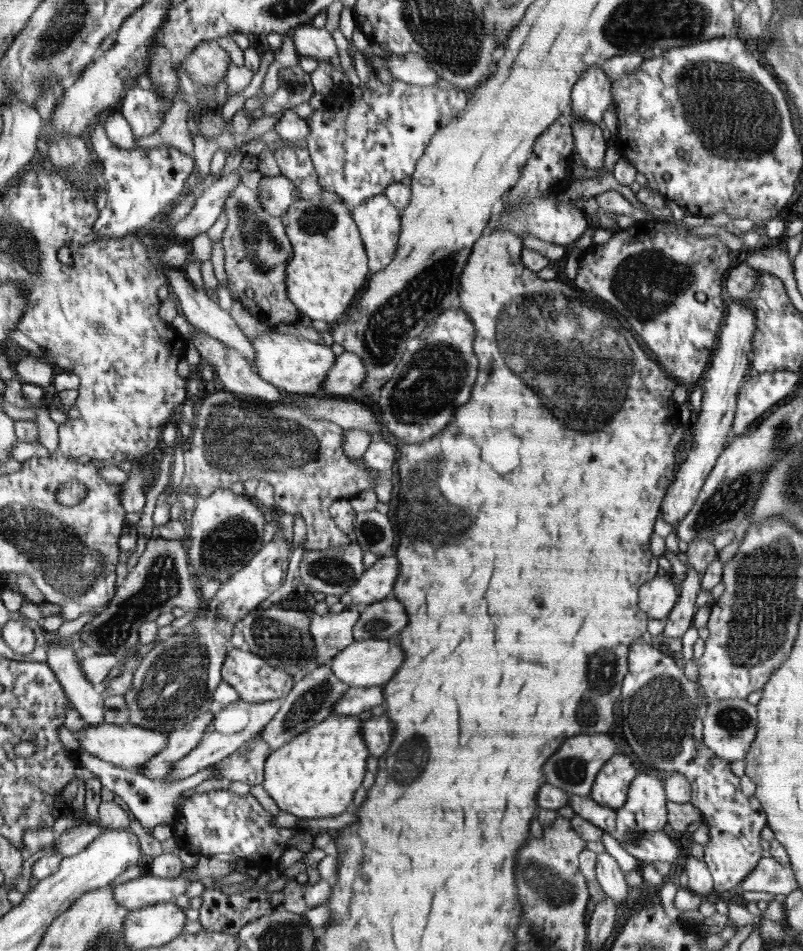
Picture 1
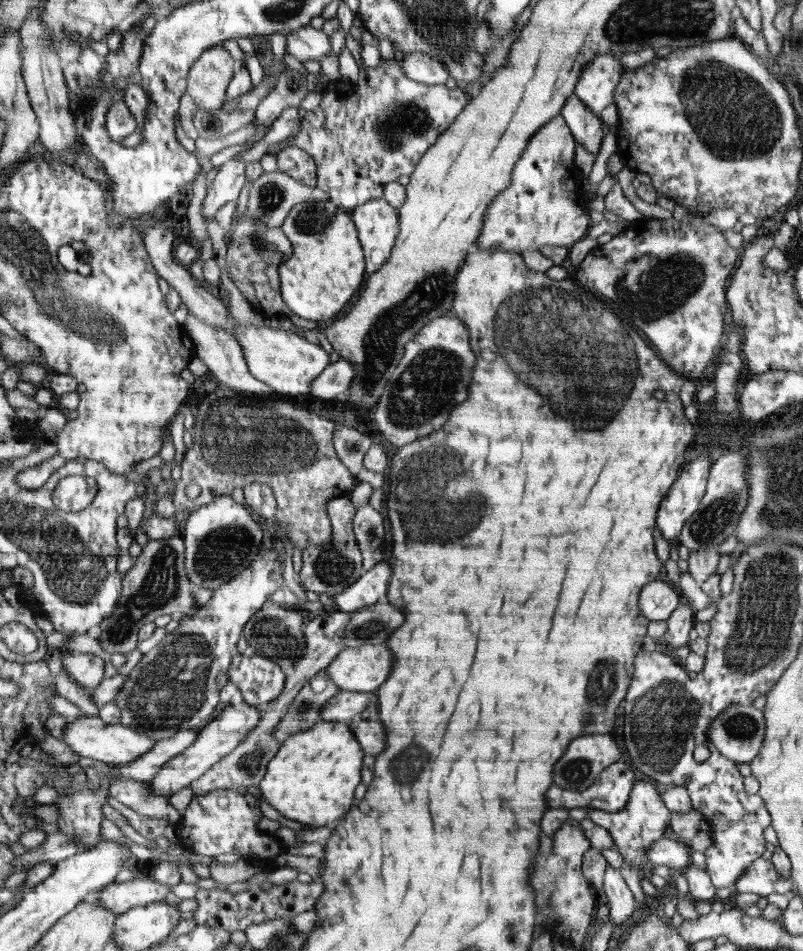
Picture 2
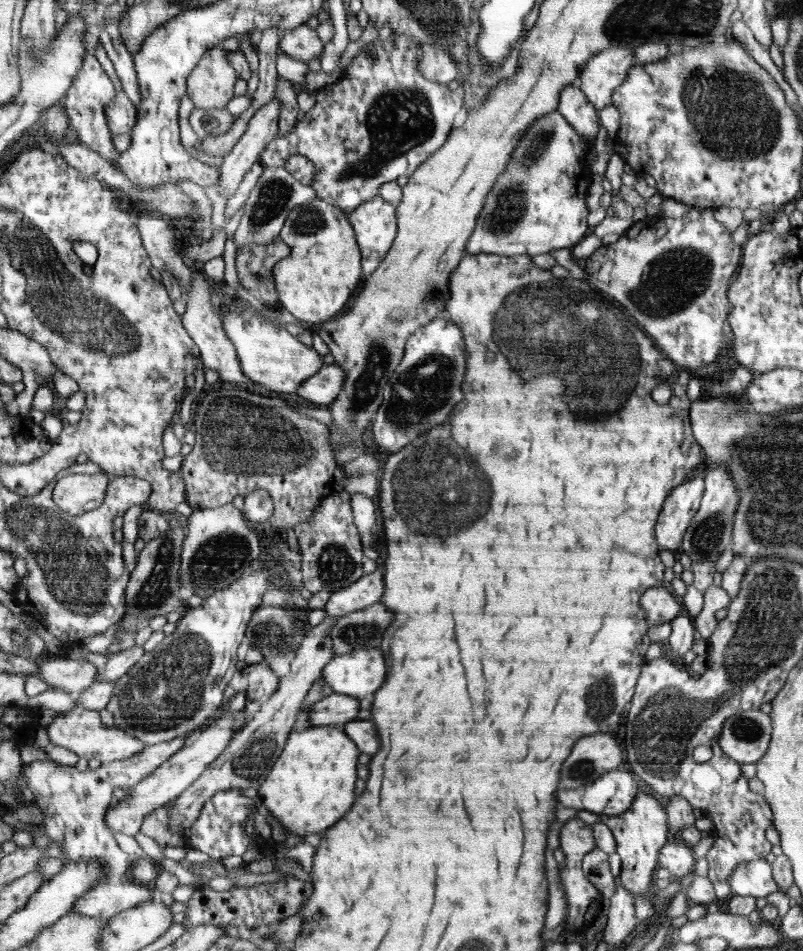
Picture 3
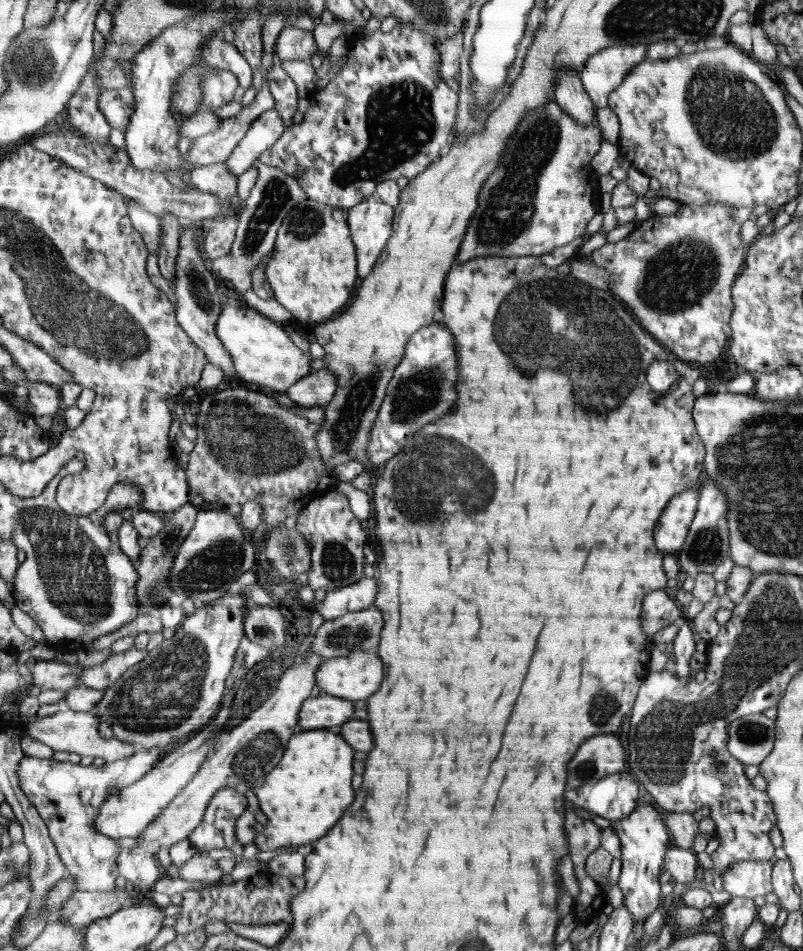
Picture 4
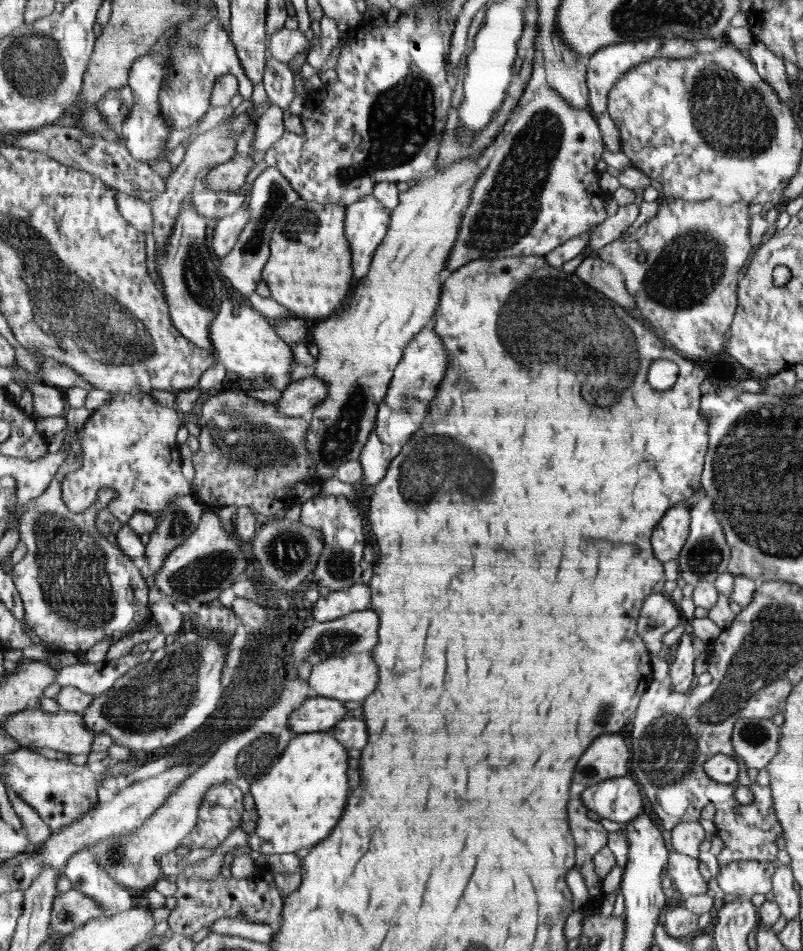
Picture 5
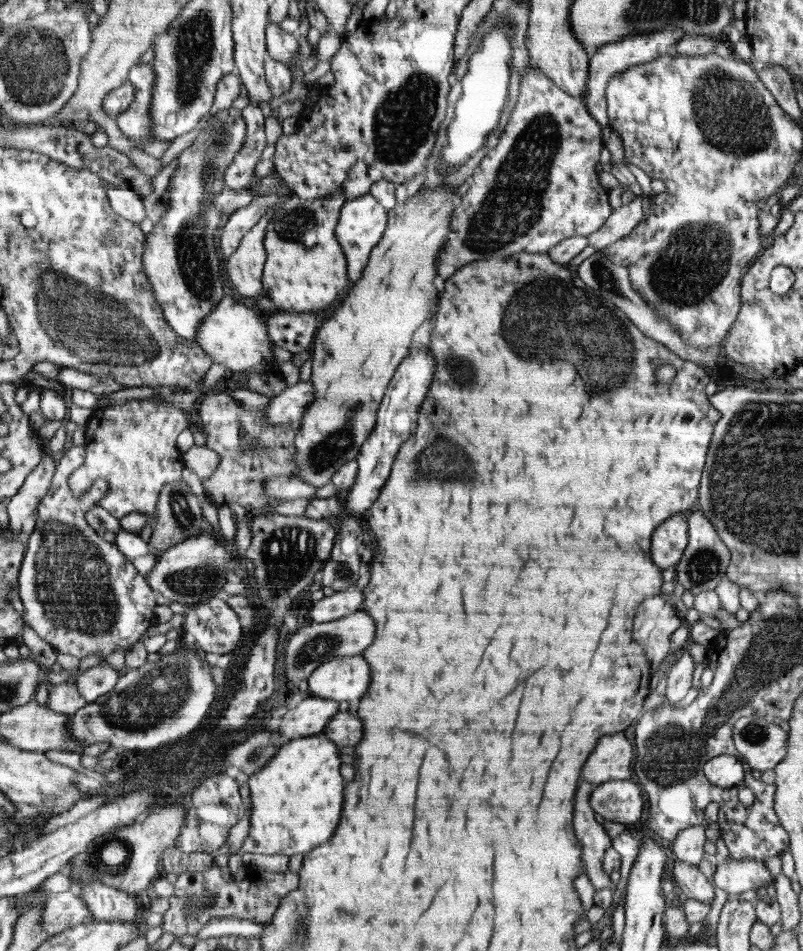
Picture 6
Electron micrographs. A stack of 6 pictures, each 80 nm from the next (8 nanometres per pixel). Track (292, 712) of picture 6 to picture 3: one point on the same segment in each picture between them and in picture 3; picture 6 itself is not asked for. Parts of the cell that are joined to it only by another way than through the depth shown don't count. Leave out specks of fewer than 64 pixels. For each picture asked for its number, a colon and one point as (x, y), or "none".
3: (335, 710)
4: (317, 712)
5: (316, 714)

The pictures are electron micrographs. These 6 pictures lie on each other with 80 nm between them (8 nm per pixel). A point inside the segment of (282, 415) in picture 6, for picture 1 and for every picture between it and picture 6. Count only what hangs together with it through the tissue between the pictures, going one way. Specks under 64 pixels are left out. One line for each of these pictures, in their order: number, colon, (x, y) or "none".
1: (346, 376)
2: (333, 384)
3: (322, 389)
4: (316, 389)
5: (300, 397)

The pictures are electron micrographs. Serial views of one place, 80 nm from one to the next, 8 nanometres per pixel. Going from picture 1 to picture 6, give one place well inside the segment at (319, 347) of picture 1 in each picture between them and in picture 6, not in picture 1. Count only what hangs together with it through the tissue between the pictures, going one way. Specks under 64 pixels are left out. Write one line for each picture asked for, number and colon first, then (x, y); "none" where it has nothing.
2: (287, 362)
3: (270, 356)
4: (265, 357)
5: (244, 342)
6: (232, 335)

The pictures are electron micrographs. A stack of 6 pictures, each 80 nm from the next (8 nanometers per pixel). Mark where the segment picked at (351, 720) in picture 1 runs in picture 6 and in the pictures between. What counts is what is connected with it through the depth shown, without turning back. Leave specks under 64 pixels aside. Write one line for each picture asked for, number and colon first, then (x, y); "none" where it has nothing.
2: (311, 779)
3: (310, 787)
4: (307, 792)
5: (301, 797)
6: (296, 801)

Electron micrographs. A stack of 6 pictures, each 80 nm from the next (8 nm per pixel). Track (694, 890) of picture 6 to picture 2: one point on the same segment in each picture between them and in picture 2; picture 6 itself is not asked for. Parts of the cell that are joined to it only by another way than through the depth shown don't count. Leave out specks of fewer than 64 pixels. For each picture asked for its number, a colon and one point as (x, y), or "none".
2: (675, 854)
3: (679, 859)
4: (682, 864)
5: (683, 869)

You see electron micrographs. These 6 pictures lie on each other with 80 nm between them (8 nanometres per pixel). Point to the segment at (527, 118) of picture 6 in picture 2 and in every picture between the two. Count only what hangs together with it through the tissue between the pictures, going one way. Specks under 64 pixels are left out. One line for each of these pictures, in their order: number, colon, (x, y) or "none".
2: (544, 206)
3: (539, 204)
4: (542, 195)
5: (539, 188)

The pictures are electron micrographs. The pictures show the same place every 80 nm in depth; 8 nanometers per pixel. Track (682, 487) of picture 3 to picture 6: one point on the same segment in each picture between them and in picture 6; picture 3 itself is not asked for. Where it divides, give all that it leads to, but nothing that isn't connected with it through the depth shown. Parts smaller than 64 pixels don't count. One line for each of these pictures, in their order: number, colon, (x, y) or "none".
4: (671, 531)
5: (668, 539)
6: (669, 540)

